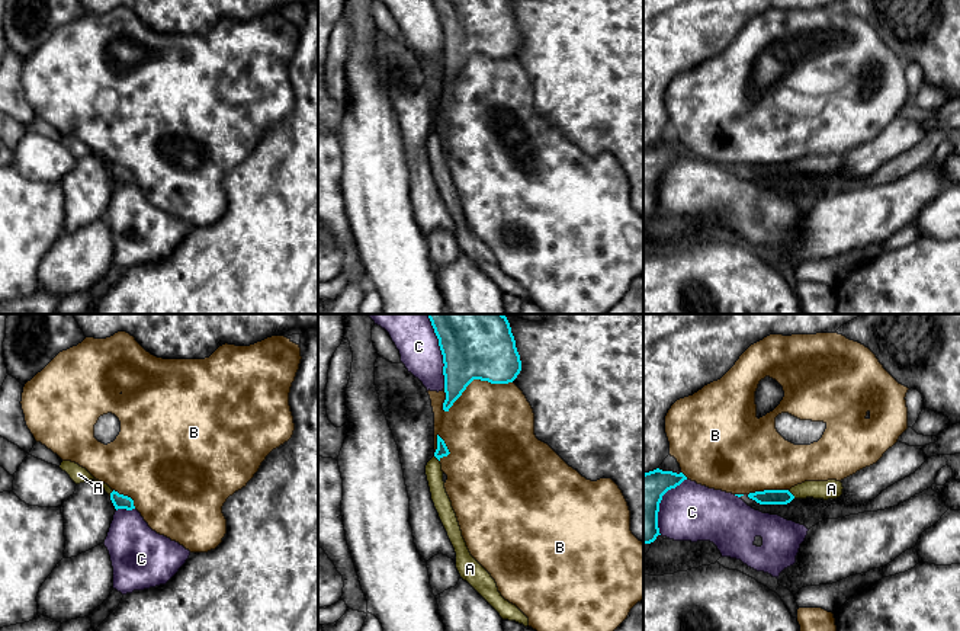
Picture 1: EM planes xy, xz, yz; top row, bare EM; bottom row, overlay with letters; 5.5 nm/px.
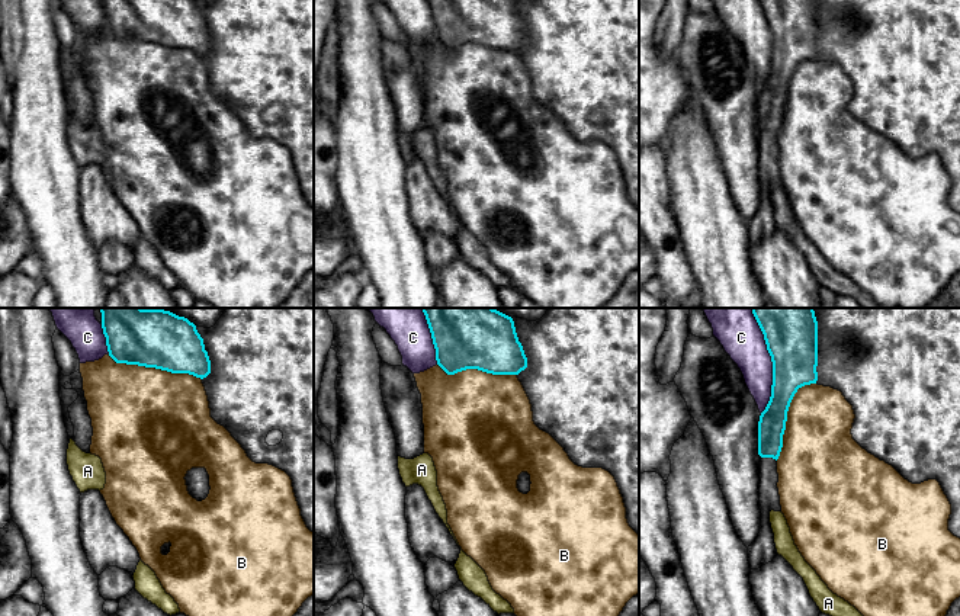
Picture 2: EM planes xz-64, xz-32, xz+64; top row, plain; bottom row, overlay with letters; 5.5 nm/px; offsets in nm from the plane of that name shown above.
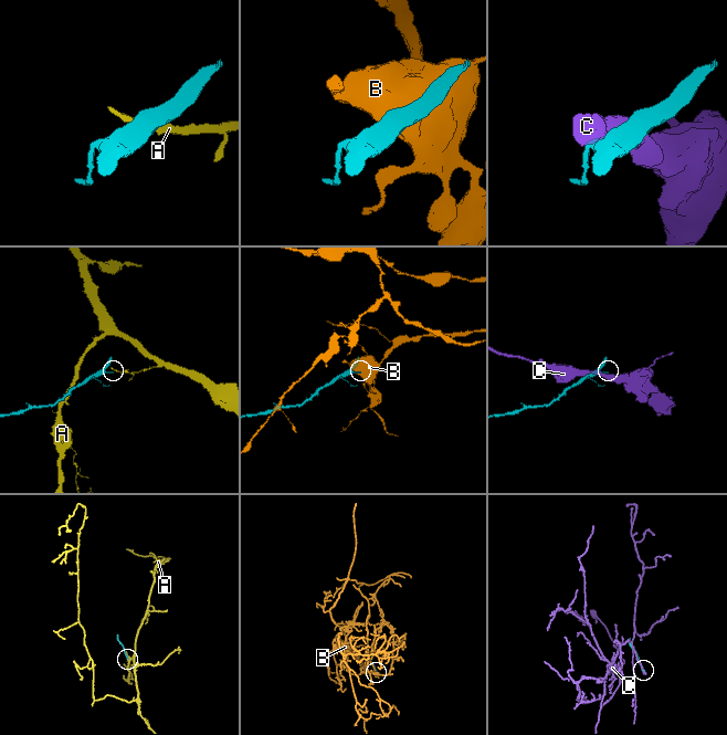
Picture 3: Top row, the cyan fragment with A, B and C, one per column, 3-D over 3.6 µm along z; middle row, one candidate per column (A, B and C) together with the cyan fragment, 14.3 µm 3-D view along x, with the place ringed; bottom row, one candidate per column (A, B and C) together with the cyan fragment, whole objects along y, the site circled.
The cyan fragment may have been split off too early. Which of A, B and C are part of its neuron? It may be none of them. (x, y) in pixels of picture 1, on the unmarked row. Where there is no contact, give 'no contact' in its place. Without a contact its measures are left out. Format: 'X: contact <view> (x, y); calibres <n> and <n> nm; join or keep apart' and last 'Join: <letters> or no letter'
A: contact yz (792, 169); calibres 80 and 110 nm; keep apart
B: contact xz (475, 53); calibres 300 and 420 nm; keep apart
C: contact xz (443, 31); calibres 300 and 220 nm; keep apart
Join: no letter

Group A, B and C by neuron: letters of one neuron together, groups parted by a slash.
A / B / C

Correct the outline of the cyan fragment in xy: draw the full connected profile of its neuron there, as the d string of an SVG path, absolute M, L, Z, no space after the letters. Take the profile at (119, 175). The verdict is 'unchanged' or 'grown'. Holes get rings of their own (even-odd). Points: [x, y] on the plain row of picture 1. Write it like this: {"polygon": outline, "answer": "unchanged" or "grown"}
{"polygon": "M115 164L110 167L110 174L112 174L116 185L118 183L126 183L126 185L135 183L134 174L131 172L119 169Z", "answer": "unchanged"}

